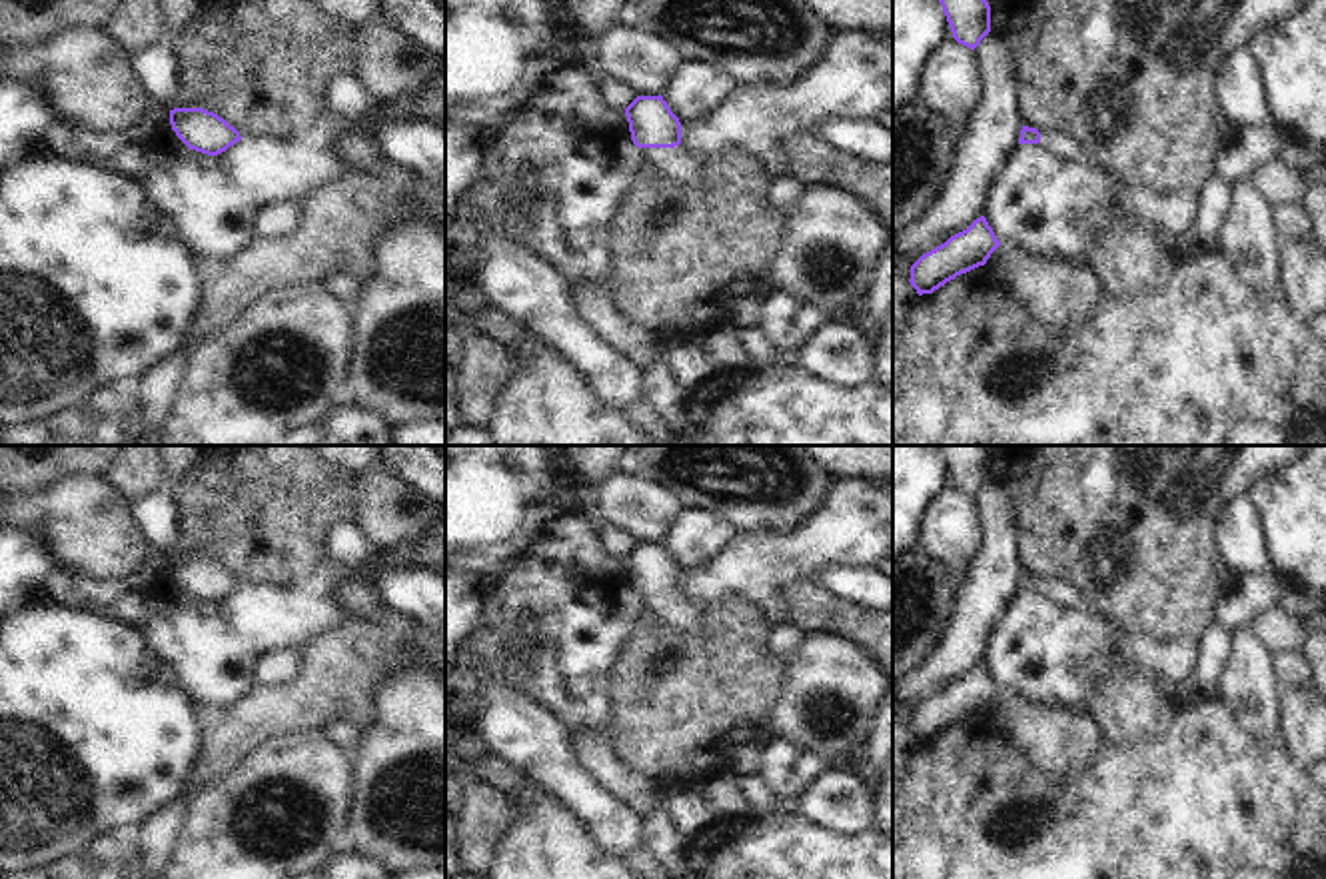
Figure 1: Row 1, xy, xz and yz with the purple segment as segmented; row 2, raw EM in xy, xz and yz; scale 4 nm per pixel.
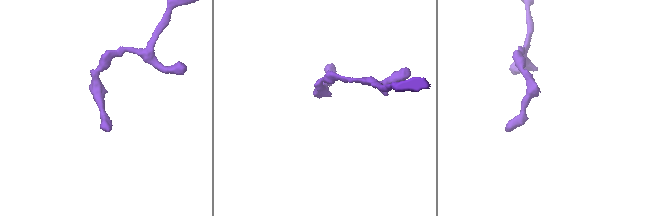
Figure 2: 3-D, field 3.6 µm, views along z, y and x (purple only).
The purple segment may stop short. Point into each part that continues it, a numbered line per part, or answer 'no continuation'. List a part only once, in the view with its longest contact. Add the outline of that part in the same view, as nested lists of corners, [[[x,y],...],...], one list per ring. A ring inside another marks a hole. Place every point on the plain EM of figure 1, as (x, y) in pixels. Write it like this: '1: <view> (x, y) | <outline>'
1: xz (677, 612) | [[[683,591],[675,595],[641,595],[641,603],[653,613],[663,625],[677,631],[695,633],[699,631],[699,611],[685,597]]]

